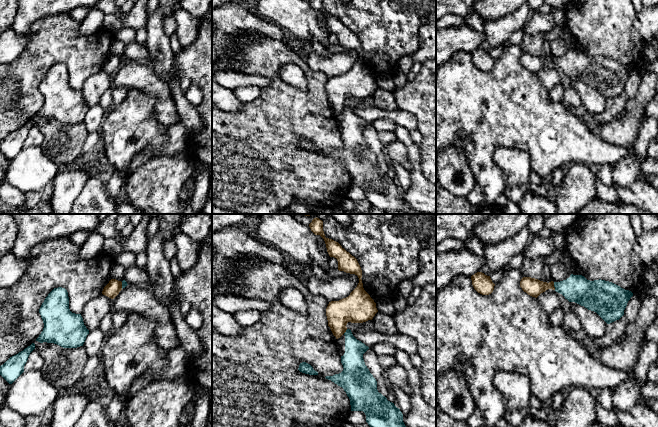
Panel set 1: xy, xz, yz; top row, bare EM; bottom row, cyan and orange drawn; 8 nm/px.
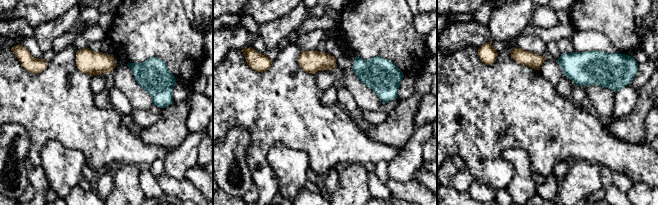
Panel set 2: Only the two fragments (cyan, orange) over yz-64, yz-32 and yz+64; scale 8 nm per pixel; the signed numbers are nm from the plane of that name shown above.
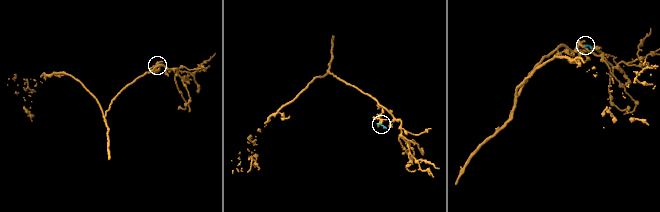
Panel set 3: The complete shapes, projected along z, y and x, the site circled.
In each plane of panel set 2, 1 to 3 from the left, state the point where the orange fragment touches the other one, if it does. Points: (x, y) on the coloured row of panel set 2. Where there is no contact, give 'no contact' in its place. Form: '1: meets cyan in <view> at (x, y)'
1: no contact
2: no contact
3: no contact

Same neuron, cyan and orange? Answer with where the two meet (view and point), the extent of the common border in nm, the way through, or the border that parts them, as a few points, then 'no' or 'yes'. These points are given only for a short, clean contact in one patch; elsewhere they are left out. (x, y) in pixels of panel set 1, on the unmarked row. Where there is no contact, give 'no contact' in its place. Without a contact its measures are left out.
contact yz (554, 62); length 70 nm; border yz (553, 58), (555, 65); no

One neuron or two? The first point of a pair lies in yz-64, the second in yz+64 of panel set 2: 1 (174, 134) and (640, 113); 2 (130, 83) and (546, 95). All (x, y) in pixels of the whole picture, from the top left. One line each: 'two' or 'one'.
1: one
2: two

